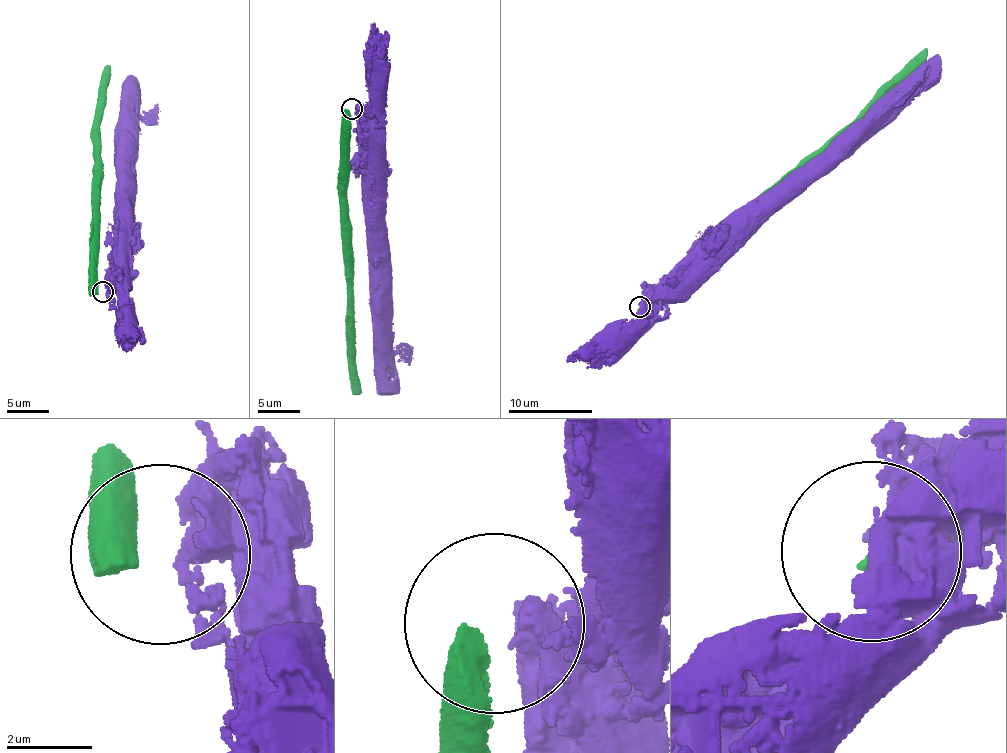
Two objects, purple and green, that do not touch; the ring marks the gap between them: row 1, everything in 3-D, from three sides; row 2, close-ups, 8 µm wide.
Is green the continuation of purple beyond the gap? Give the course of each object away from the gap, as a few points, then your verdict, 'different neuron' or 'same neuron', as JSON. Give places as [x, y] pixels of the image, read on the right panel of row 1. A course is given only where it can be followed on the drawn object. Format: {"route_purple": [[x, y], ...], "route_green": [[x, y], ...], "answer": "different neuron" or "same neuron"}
{"route_purple": [[643, 304], [671, 285], [843, 133], [940, 56]], "route_green": [[640, 307], [694, 254], [725, 228], [741, 220], [855, 119], [882, 85], [927, 49]], "answer": "different neuron"}

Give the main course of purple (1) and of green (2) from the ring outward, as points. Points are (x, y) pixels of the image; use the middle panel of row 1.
1: (357, 109), (364, 135), (361, 167), (366, 179), (363, 215), (370, 304), (381, 331), (377, 345), (388, 394)
2: (349, 110), (340, 129), (338, 169), (346, 213), (343, 251), (350, 326), (346, 353), (357, 394)

